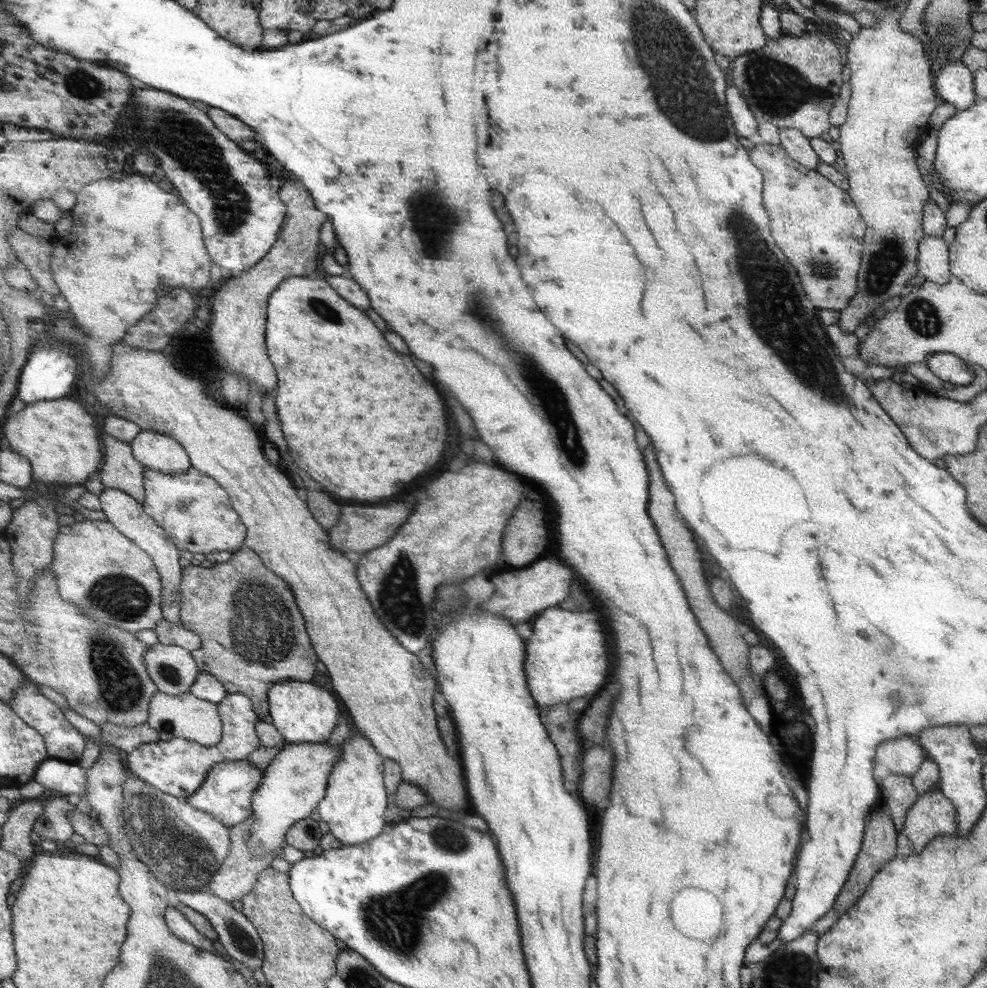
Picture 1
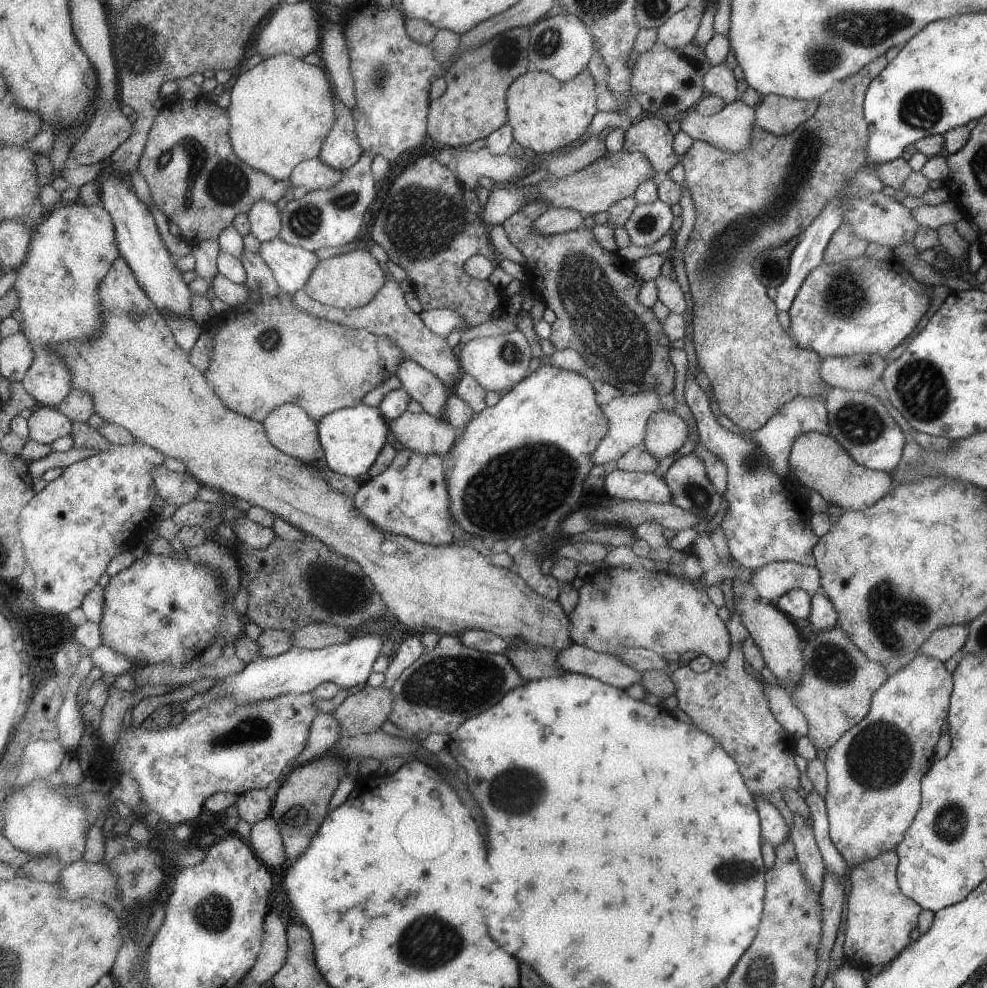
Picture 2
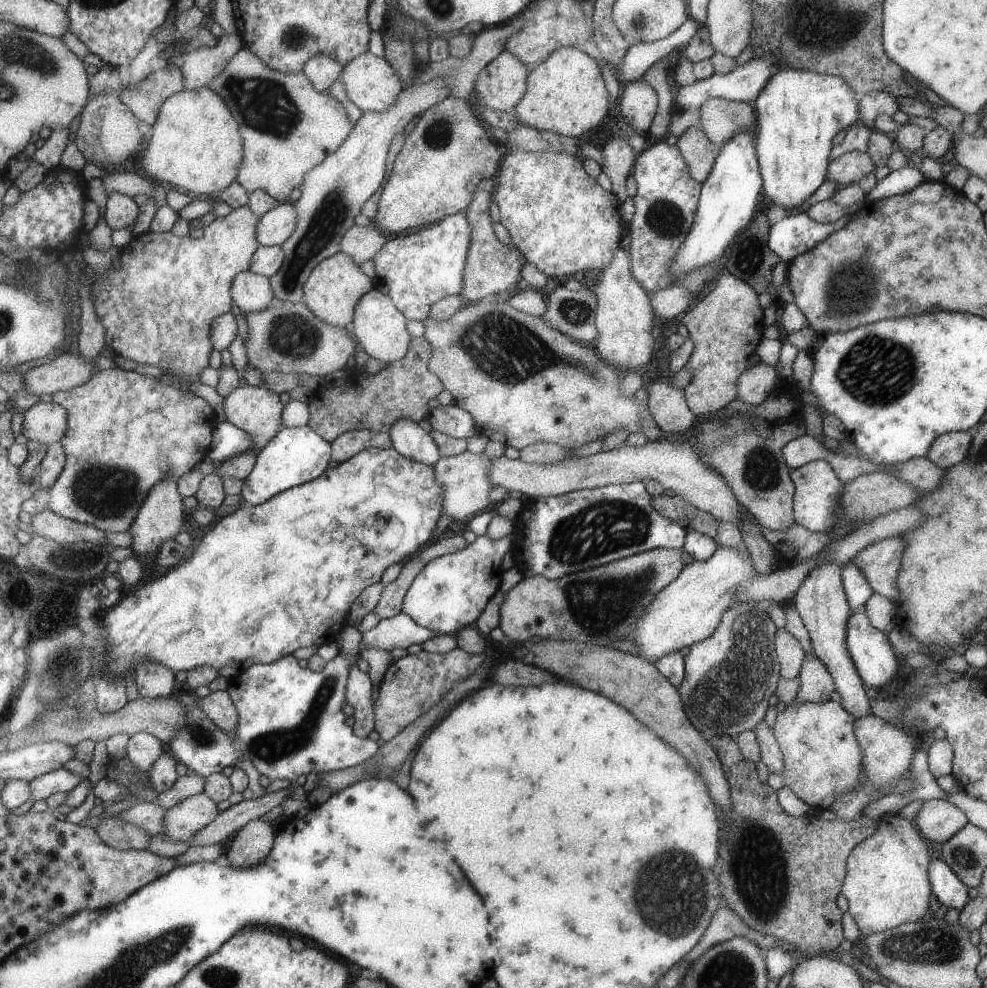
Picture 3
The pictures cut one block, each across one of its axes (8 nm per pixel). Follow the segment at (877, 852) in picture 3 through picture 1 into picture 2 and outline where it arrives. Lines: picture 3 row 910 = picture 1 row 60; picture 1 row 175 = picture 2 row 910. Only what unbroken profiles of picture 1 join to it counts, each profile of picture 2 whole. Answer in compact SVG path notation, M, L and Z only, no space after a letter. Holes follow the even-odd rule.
M896 851L881 852L873 860L865 860L849 870L849 894L847 912L845 912L845 933L843 940L843 960L859 968L868 968L891 962L895 954L909 942L909 932L915 928L915 916L919 914L919 905L900 891L896 880L896 868L899 857Z

